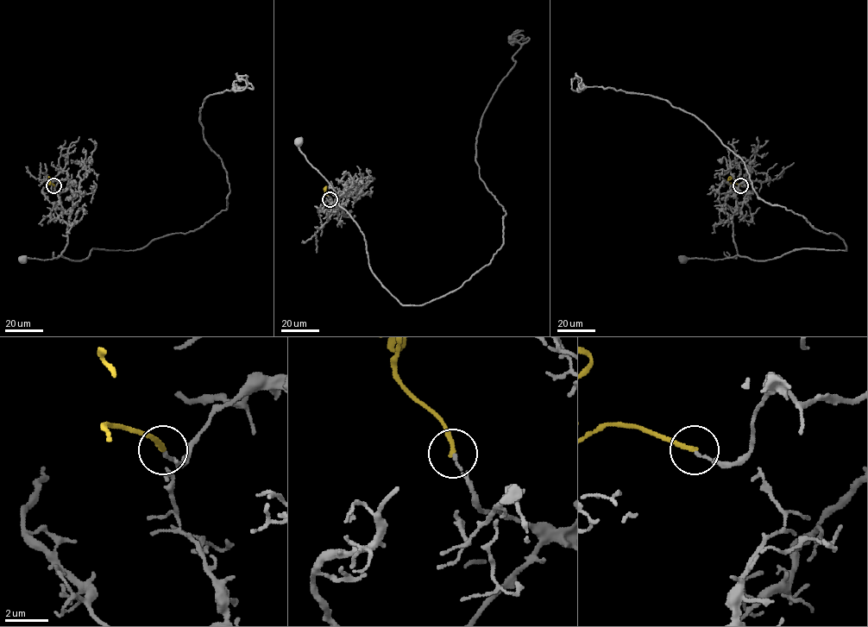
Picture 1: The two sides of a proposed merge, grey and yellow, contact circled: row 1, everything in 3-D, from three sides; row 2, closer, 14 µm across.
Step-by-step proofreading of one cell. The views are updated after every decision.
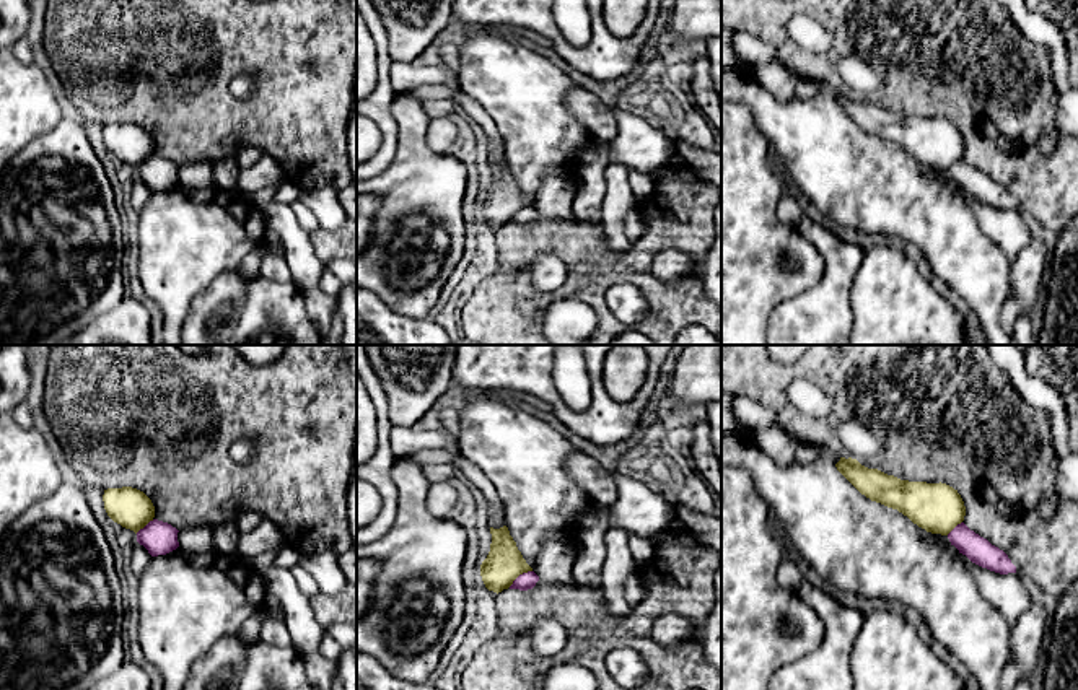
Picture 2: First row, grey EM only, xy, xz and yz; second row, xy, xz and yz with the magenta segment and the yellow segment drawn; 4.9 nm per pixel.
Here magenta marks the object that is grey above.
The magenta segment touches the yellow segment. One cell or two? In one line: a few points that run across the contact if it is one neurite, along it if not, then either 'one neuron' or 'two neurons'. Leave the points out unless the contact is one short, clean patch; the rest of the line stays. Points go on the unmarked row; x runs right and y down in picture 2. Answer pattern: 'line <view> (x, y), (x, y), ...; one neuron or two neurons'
line xz (531, 205), (520, 210), (508, 222); two neurons

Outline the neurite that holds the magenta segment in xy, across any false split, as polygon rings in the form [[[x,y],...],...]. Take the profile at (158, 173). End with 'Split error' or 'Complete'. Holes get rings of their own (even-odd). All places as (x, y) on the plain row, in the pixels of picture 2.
[[[153,155],[137,168],[137,177],[143,181],[151,192],[166,190],[179,182],[177,168],[171,159]]]. Complete

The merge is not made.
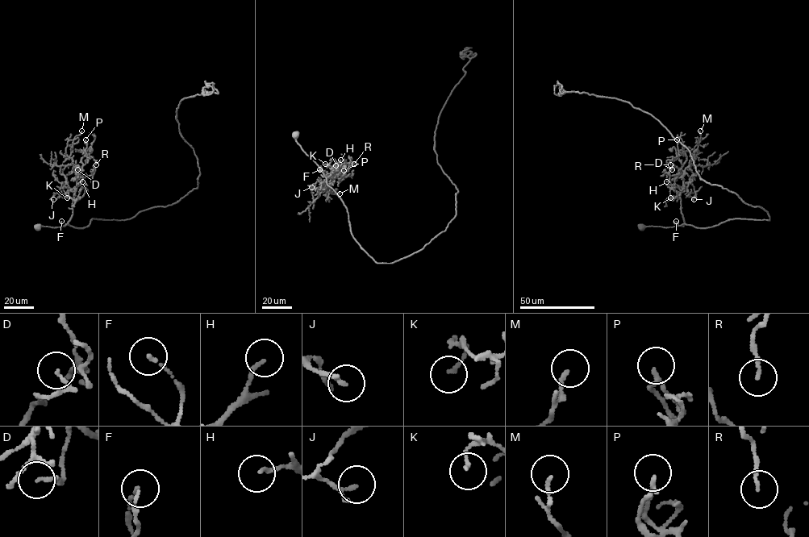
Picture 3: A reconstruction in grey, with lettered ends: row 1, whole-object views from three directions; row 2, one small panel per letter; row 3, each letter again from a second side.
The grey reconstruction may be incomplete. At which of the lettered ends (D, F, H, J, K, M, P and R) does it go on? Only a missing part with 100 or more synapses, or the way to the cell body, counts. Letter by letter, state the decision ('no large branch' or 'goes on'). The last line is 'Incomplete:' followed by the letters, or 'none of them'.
D: no large branch
F: no large branch
H: no large branch
J: no large branch
K: no large branch
M: no large branch
P: no large branch
R: no large branch
Incomplete: none of them

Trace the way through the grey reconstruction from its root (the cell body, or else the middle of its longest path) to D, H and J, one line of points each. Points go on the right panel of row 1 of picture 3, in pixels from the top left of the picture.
D: (641, 226), (669, 227), (684, 223), (680, 197), (684, 171), (674, 166), (672, 169)
H: (641, 226), (669, 227), (684, 223), (681, 191), (676, 184), (666, 181)
J: (641, 226), (669, 227), (683, 224), (680, 193), (690, 181), (696, 193), (694, 199)

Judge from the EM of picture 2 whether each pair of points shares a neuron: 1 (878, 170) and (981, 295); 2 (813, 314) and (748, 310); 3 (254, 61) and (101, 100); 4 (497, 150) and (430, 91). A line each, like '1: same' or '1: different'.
1: same
2: different
3: same
4: same

